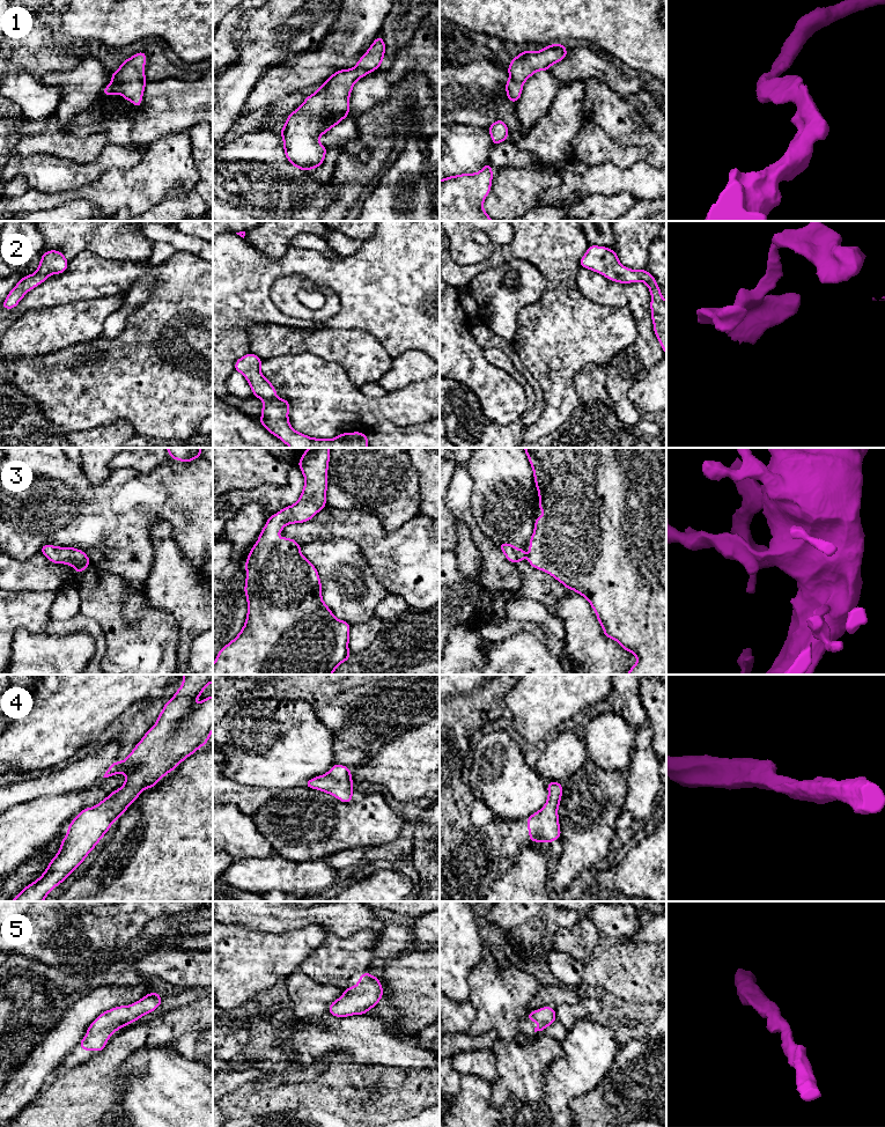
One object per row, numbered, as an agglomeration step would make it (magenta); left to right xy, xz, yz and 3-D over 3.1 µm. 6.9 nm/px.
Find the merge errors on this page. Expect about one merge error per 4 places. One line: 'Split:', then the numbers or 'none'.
Split: none

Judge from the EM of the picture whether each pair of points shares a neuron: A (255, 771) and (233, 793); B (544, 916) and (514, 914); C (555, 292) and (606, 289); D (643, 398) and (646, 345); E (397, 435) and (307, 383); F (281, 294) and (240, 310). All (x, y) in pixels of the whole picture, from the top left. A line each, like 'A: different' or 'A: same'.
A: different
B: same
C: different
D: different
E: different
F: different

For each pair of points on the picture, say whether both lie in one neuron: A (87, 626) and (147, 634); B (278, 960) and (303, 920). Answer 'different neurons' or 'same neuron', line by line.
A: different neurons
B: different neurons

